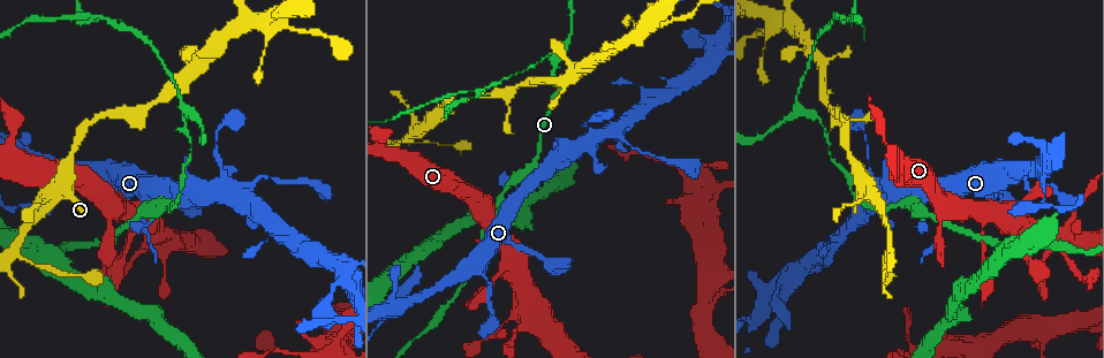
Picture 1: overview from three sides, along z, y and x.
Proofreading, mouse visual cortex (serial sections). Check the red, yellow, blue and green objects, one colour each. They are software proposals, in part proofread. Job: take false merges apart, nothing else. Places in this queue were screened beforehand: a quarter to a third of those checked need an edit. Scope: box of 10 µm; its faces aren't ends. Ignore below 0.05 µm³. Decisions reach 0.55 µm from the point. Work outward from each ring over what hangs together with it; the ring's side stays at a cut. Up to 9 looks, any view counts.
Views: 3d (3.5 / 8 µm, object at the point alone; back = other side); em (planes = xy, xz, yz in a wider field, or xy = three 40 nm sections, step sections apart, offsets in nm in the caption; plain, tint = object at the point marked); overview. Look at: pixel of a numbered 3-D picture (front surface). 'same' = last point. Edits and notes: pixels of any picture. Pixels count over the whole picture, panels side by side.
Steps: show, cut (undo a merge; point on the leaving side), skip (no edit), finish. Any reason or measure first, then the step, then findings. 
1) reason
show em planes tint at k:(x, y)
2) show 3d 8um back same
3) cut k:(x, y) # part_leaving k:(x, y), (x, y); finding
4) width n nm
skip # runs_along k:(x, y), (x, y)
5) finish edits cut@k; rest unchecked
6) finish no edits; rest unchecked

sharp bend
show 3d 3.5um at 1:(404, 296)

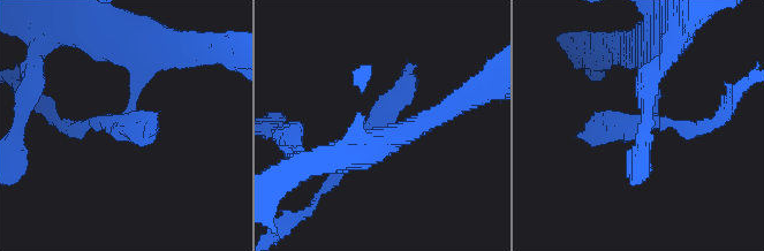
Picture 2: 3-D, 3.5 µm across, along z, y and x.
shape alone is not enough
show em xy step 1 tint at 2:(125, 119)

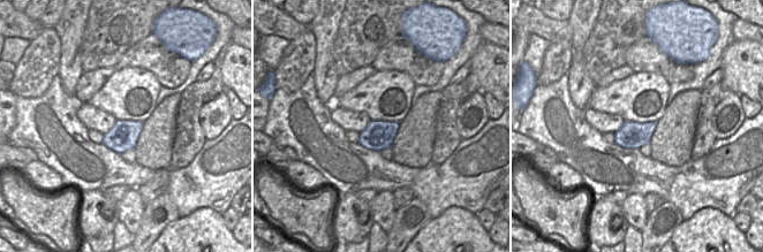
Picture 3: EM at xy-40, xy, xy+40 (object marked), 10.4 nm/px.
cut 2:(115, 132) # part_leaving 2:(130, 112), (127, 127), (151, 134); two cells meet here

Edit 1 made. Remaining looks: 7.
show 3d 8um at 1:(591, 129)

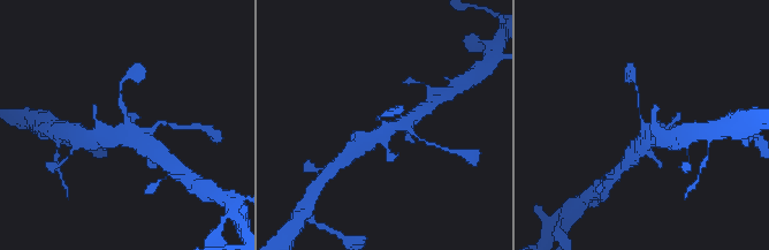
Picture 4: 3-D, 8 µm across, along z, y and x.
zoom in
show 3d 3.5um same

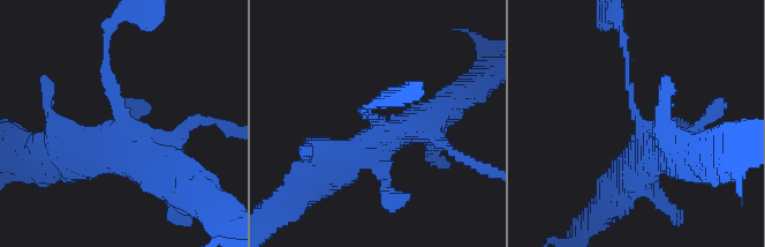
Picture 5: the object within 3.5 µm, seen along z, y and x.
arm_widths 100, 450 nm; need the tissue
show em xy step 1 tint at 5:(635, 110)

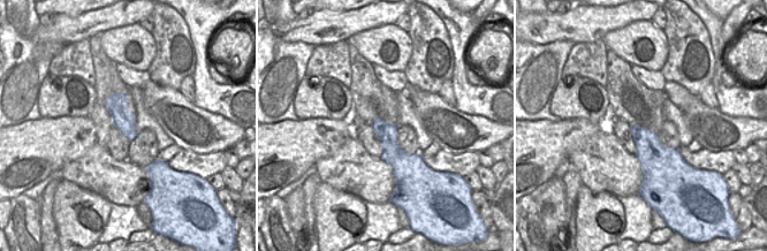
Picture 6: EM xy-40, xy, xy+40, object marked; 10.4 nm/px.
skip # runs_along 5:(676, 157), (635, 114), (623, 36); continuous, no second cell

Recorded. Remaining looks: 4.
sharp bend
show 3d 3.5um at 1:(186, 111)

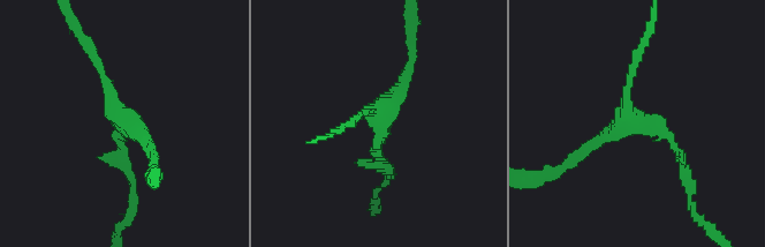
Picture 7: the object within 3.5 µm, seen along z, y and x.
shape alone is not enough
show em xy step 5 plain at 7:(380, 120)

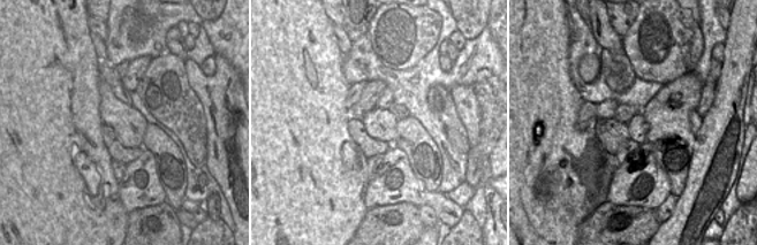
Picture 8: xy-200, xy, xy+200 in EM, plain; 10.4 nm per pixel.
with the object marked
show em xy step 5 tint same

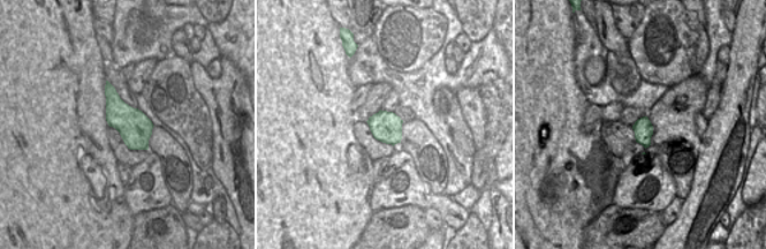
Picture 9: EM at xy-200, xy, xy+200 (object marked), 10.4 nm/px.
arm_widths 100, 150, 150 nm
skip # runs_along 7:(683, 165), (663, 129), (627, 109), (642, 51); continuous, no second cell

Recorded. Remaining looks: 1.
finish edits cut@2; rest unchecked

